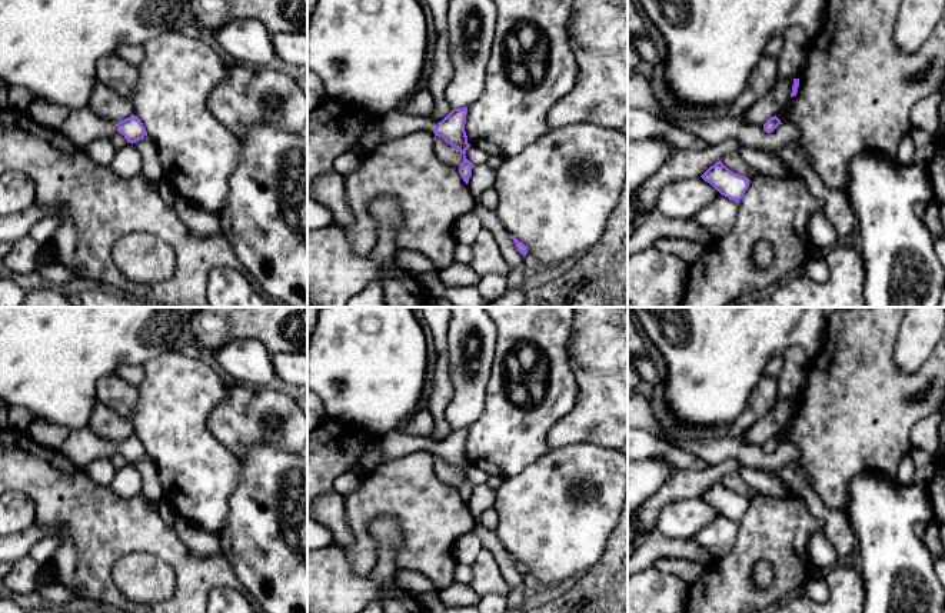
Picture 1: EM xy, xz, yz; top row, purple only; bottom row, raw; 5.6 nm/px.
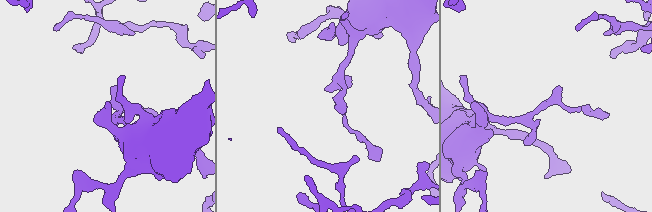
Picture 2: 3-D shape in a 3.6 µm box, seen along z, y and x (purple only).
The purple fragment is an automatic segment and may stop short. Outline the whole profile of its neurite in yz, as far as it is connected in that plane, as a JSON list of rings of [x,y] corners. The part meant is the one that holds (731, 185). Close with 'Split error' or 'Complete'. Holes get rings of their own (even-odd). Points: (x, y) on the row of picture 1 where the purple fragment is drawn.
[[[721,160],[711,166],[701,177],[722,196],[736,203],[743,197],[751,183],[748,177],[731,171]]]. Complete

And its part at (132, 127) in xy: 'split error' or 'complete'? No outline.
split error

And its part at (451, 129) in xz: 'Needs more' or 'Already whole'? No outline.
Needs more

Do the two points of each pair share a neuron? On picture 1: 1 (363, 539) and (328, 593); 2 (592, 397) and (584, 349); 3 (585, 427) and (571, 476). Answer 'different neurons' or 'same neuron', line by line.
1: different neurons
2: same neuron
3: different neurons

